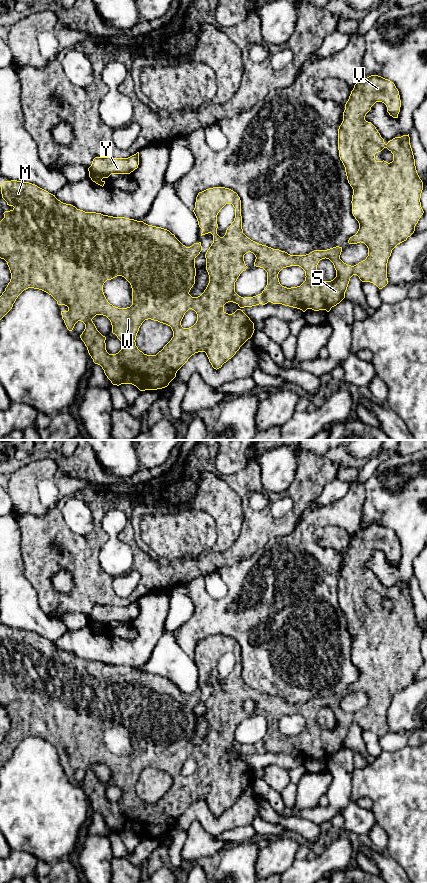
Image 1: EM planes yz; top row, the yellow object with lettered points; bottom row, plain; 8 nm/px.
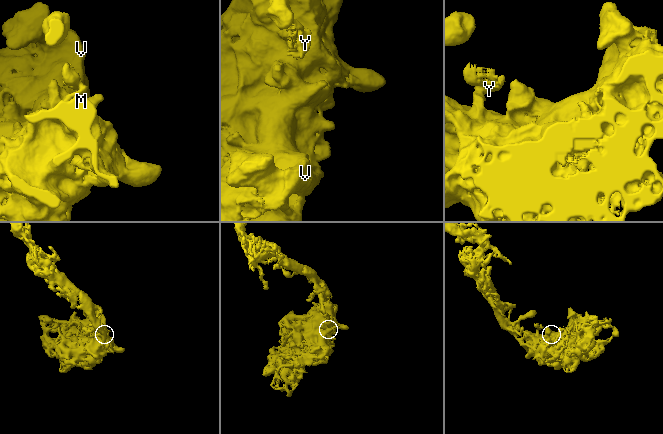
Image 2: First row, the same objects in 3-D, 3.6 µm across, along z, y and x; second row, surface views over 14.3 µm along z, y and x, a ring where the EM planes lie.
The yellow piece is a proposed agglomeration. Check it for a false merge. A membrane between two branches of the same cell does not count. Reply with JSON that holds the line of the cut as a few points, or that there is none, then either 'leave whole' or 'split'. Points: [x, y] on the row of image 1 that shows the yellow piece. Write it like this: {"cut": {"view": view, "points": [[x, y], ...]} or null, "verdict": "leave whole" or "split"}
{"cut": {"view": "yz", "points": [[89, 172], [103, 177]]}, "verdict": "split"}

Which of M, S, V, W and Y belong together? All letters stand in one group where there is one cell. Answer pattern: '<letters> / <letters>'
M S V W / Y

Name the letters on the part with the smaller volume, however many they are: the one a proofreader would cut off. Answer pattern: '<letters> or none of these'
Y

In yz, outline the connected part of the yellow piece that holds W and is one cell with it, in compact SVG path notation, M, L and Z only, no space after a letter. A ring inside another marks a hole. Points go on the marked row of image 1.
M378 75L360 79L345 104L343 121L338 129L339 157L353 189L352 214L359 223L357 233L349 238L348 243L364 243L368 248L365 260L354 266L344 263L340 259L342 247L339 246L314 250L306 255L290 255L259 244L243 233L238 194L229 188L213 187L198 193L193 210L202 229L201 236L211 233L213 243L205 254L209 283L200 296L192 297L189 292L195 284L195 258L202 251L201 242L186 247L167 229L125 217L85 212L61 202L35 184L4 181L1 185L2 198L14 208L5 211L0 221L0 258L7 262L11 273L10 282L0 296L0 320L12 309L24 290L42 290L51 295L58 305L68 307L67 311L61 311L61 315L69 331L78 321L85 324L80 338L93 362L102 367L113 385L132 384L145 391L167 387L177 371L198 352L206 353L214 369L221 368L254 333L254 323L243 312L244 307L271 302L303 312L307 309L329 312L345 298L353 275L382 289L388 284L387 263L392 250L414 233L424 211L420 202L423 182L416 170L409 134L395 137L386 144L376 127L365 120L376 102L384 103L389 115L398 118L401 100L395 84ZM384 148L393 154L390 163L375 160L375 154ZM226 204L232 204L235 208L235 218L225 235L220 237L217 234L217 215ZM248 252L256 257L254 266L267 272L267 285L261 294L243 298L235 292L235 282L248 268L244 261L244 255ZM325 258L333 263L336 270L336 277L331 281L313 276L319 261ZM290 266L299 266L305 271L305 281L300 286L287 288L280 284L279 272ZM117 276L124 277L131 285L130 307L115 307L104 295L104 283ZM228 302L236 303L240 308L228 314L224 311L224 305ZM189 309L196 312L197 321L193 326L183 328L181 321ZM96 315L110 320L112 333L121 341L118 353L107 352L106 337L92 321ZM148 319L166 324L173 331L171 340L156 355L144 354L135 342L140 326Z

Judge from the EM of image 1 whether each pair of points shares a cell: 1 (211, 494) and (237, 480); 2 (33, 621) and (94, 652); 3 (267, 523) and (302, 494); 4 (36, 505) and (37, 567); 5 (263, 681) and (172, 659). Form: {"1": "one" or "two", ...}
{"1": "two", "2": "two", "3": "one", "4": "two", "5": "two"}

